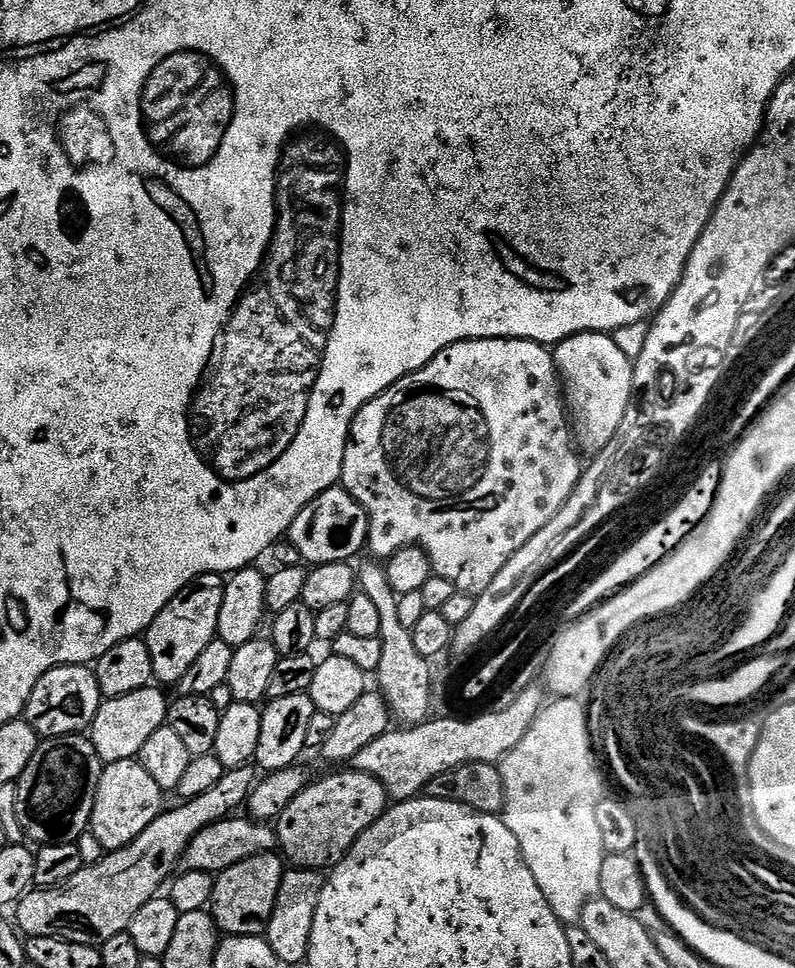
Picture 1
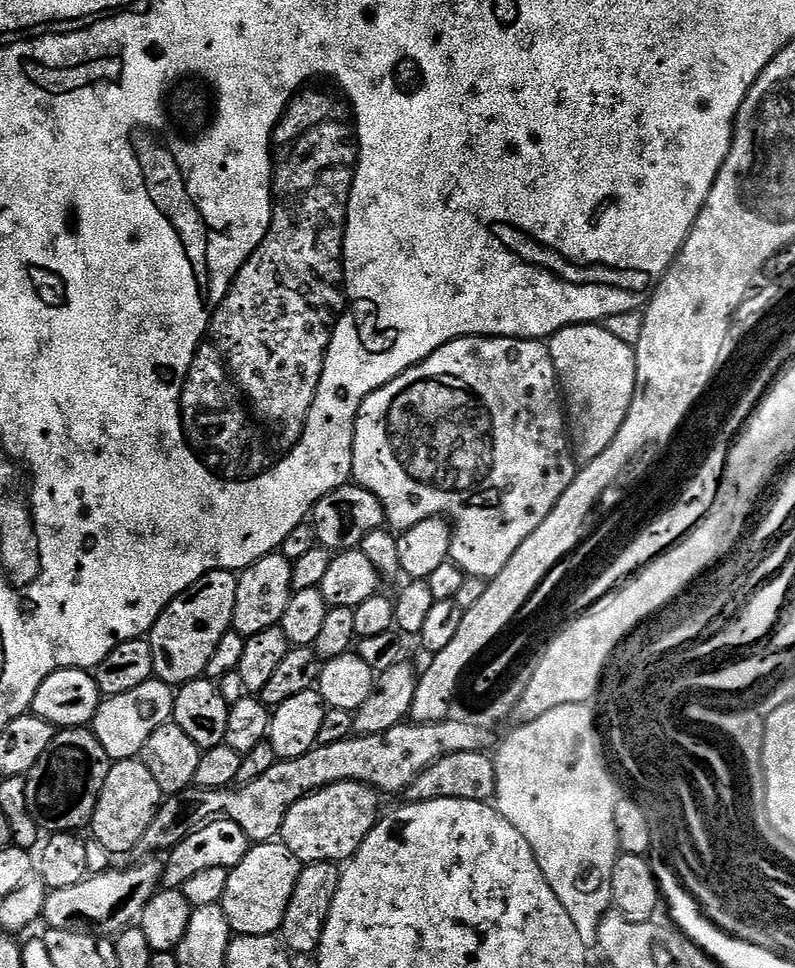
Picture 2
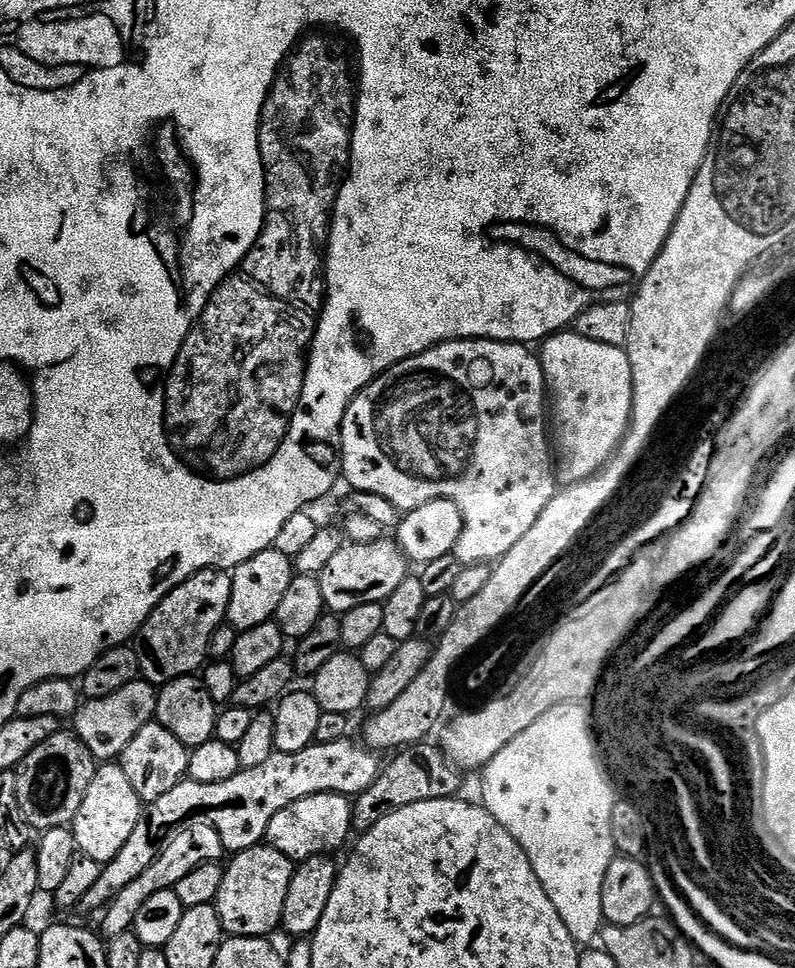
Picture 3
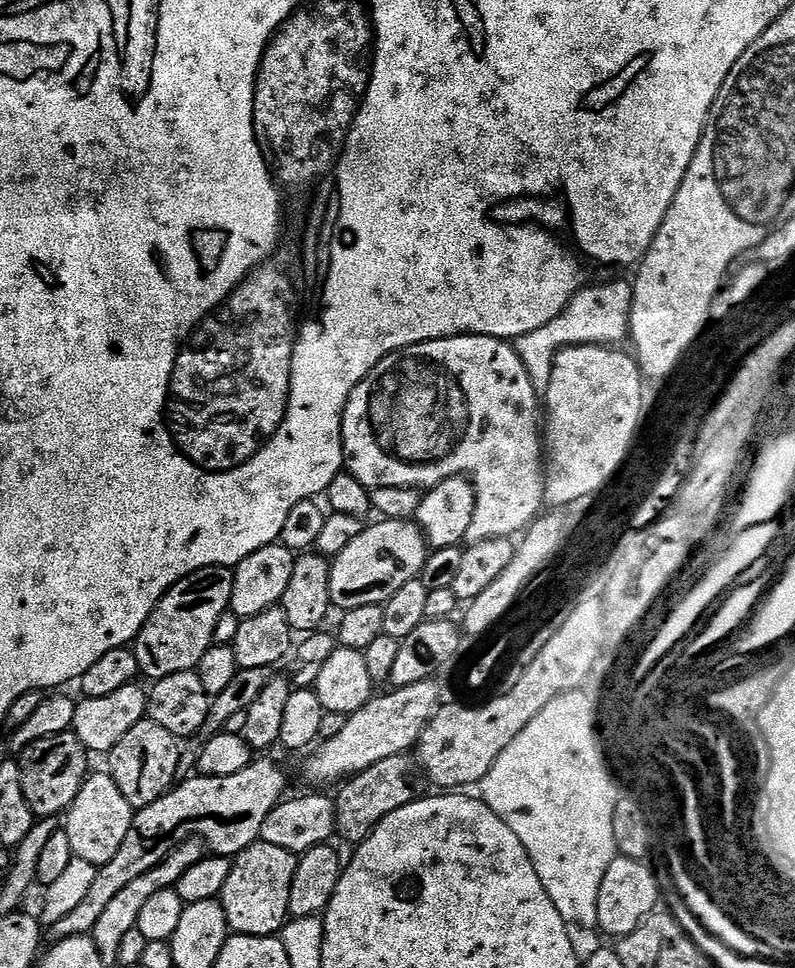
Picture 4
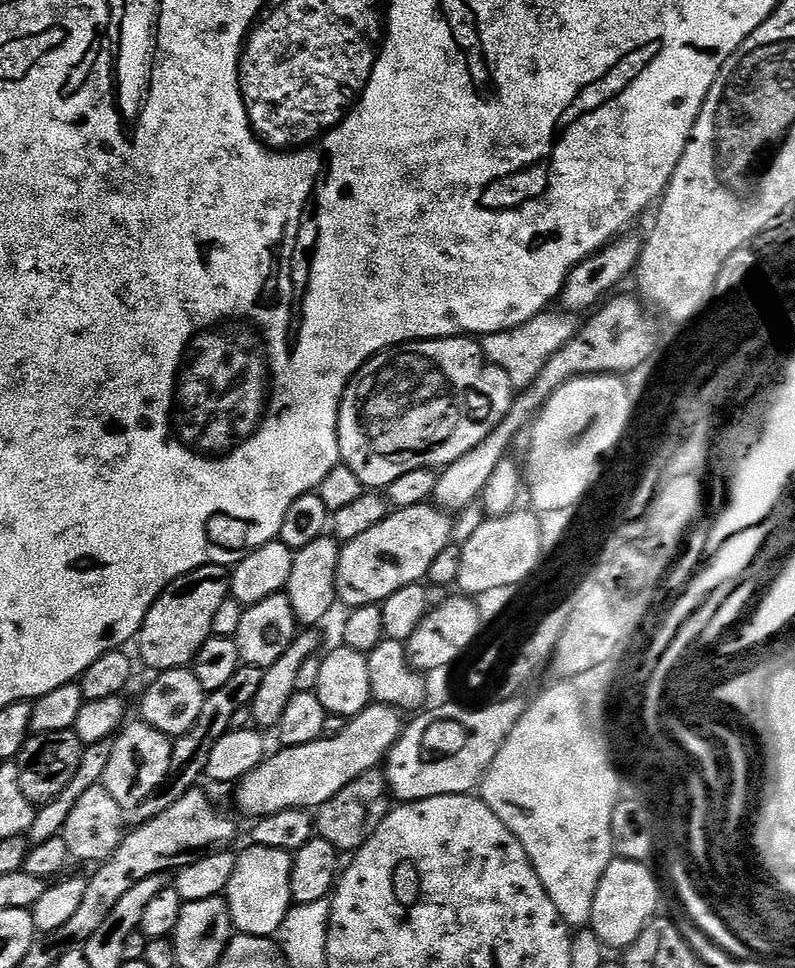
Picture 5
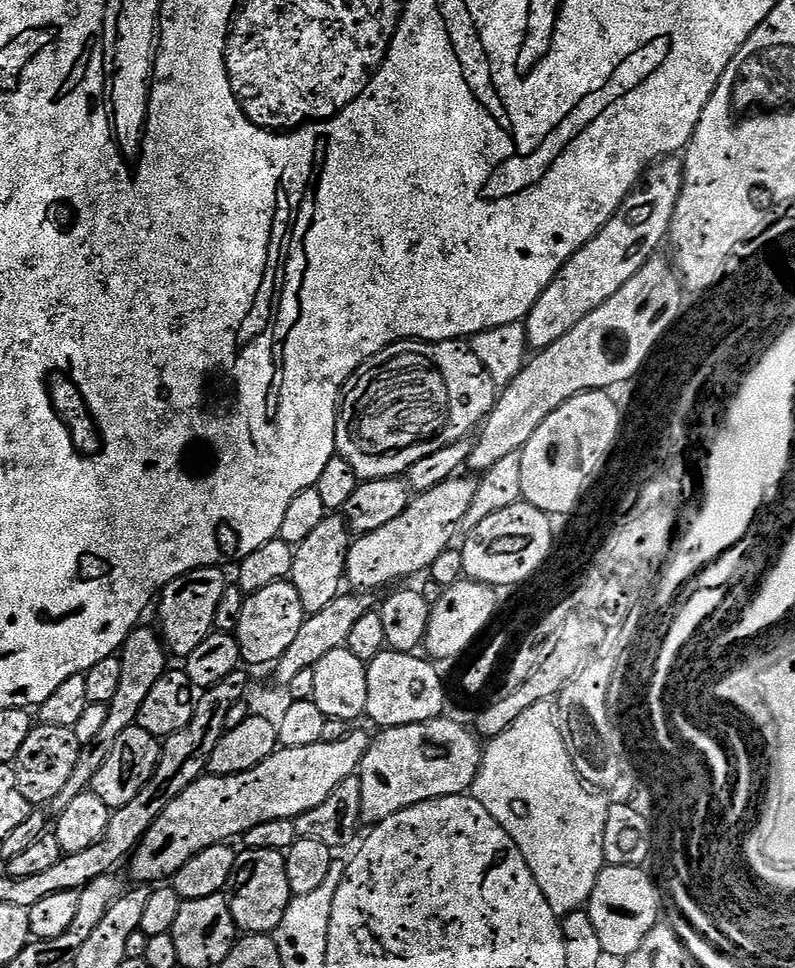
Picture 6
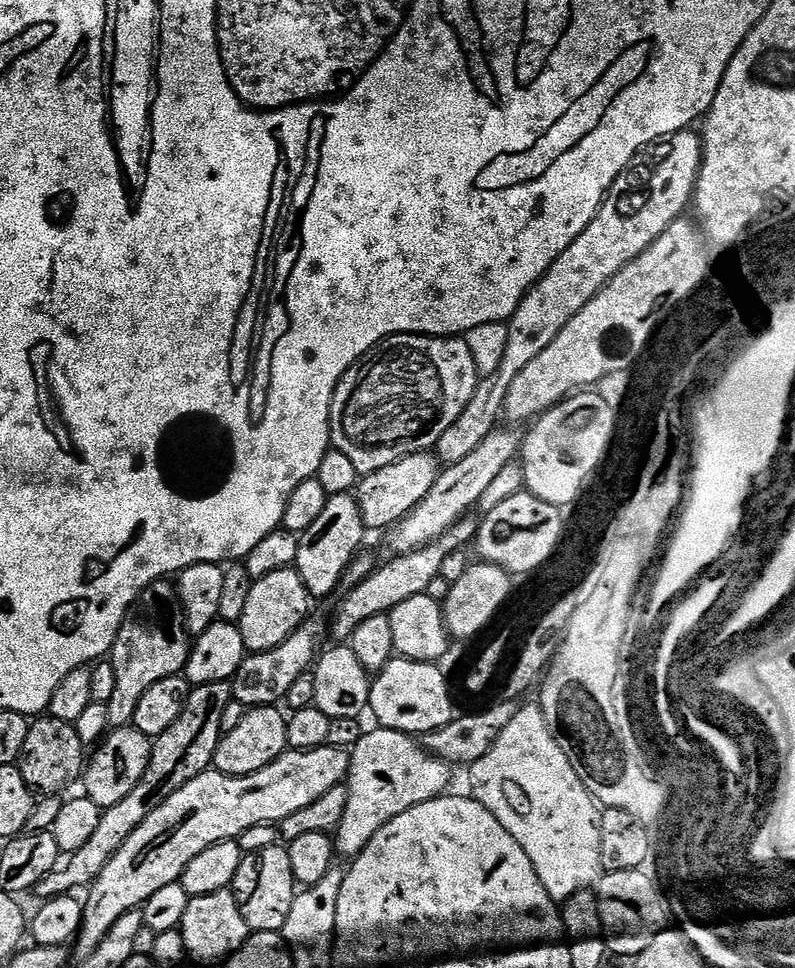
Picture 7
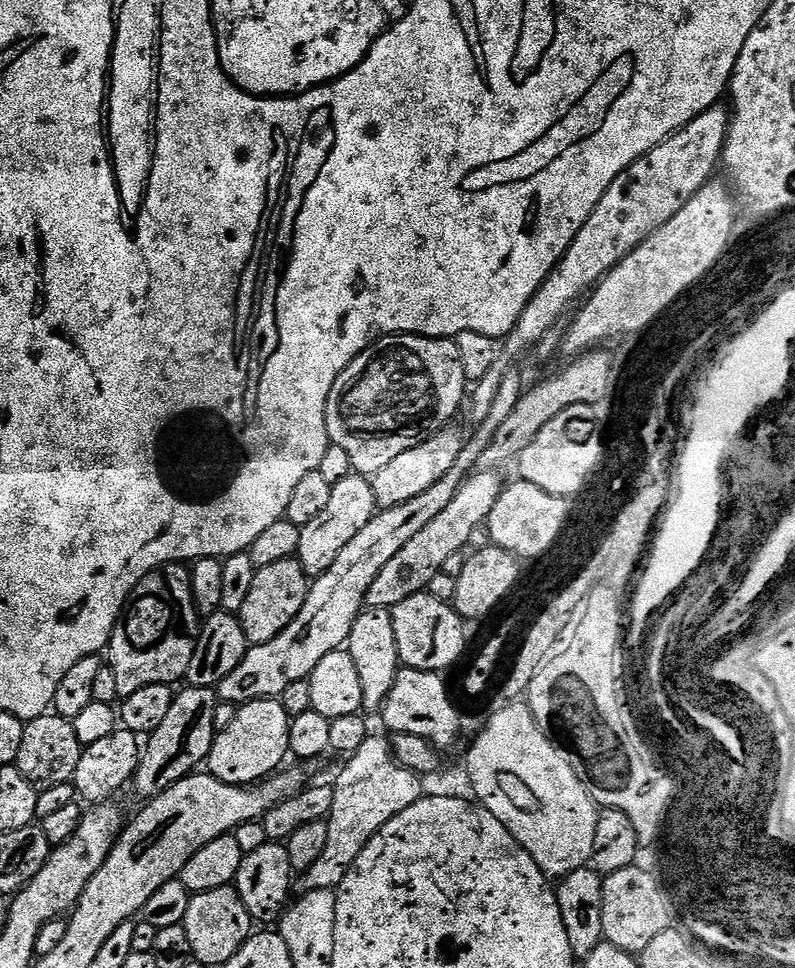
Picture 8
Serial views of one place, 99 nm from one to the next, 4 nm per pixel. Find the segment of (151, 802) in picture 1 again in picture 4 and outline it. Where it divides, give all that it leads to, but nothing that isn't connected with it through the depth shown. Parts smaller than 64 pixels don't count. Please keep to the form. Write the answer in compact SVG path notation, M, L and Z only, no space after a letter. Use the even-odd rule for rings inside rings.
M93 771L85 780L82 790L78 790L78 798L74 798L62 820L62 831L66 838L70 838L73 857L90 862L96 869L100 869L106 862L110 862L110 858L114 858L114 854L118 854L122 842L126 842L133 815L134 809L130 802L126 802L122 790L118 790L114 778L107 771Z

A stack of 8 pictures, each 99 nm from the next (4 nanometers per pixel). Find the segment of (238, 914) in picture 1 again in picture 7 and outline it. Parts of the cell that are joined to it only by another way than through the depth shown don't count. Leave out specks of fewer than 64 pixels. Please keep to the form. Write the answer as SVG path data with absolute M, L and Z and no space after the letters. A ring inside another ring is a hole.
M273 846L241 855L238 874L230 891L238 902L242 918L246 918L249 933L283 933L286 918L290 918L290 906L294 906L298 891L294 870L290 870L290 854L287 847Z

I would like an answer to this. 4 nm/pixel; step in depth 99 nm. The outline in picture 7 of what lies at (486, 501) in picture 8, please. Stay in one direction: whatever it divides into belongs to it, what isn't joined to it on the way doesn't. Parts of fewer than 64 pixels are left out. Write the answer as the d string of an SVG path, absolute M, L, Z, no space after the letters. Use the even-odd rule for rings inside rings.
M469 514L464 519L459 520L454 527L446 530L437 540L432 540L429 544L421 544L413 552L399 553L386 564L380 565L359 582L359 584L349 587L341 598L340 605L336 608L336 613L332 616L332 626L330 622L330 636L336 642L351 641L354 630L362 626L362 622L368 618L383 616L392 611L394 606L398 606L407 599L425 595L430 586L430 582L440 575L442 563L446 562L449 554L454 554L467 549L476 539L478 531L478 520L475 515Z

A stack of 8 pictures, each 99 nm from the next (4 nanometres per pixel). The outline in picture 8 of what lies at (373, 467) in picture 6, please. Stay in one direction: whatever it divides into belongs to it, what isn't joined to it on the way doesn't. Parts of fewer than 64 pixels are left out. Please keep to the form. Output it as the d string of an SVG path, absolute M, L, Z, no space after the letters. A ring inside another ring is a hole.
M407 334L381 336L379 340L369 344L366 351L358 354L358 358L354 358L354 362L350 362L350 366L346 366L346 370L342 370L342 374L338 374L338 378L330 390L330 398L326 402L326 426L328 427L329 441L346 450L353 469L359 475L371 478L375 476L378 470L382 470L382 466L394 462L394 458L398 458L398 454L402 454L402 450L410 450L414 445L420 443L425 436L437 431L448 421L451 421L448 419L455 414L459 406L461 409L461 406L465 403L466 388L464 392L464 387L466 387L466 381L462 374L462 362L458 358L458 346L455 339L434 336L409 336Z

